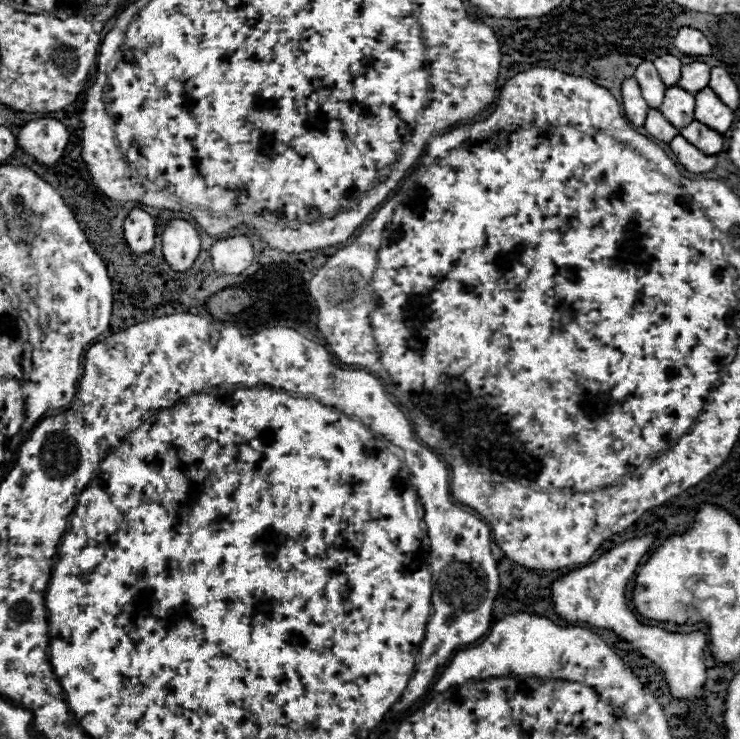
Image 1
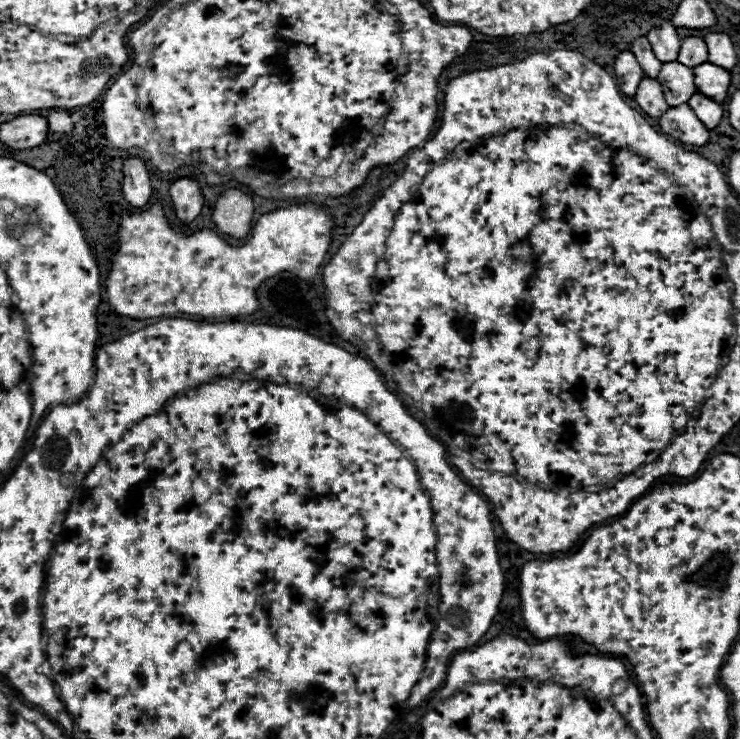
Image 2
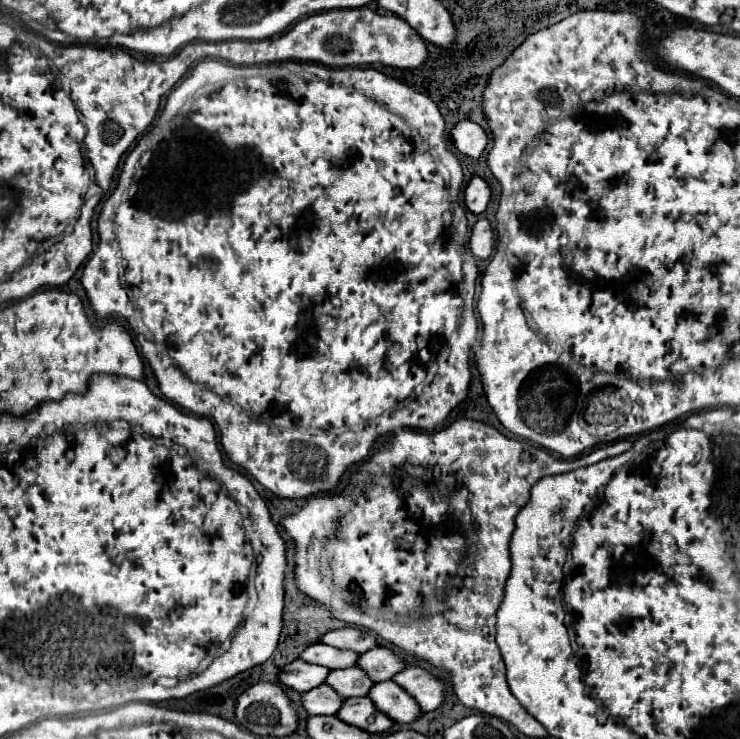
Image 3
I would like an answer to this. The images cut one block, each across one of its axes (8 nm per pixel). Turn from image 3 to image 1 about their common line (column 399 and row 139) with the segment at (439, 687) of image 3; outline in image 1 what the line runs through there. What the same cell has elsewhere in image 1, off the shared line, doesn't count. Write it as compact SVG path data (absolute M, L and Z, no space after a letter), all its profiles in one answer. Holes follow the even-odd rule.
M680 134L670 142L672 152L676 154L678 162L692 174L702 174L702 172L710 172L716 166L716 156L706 156L702 154L696 146L692 146L690 142L686 142Z

